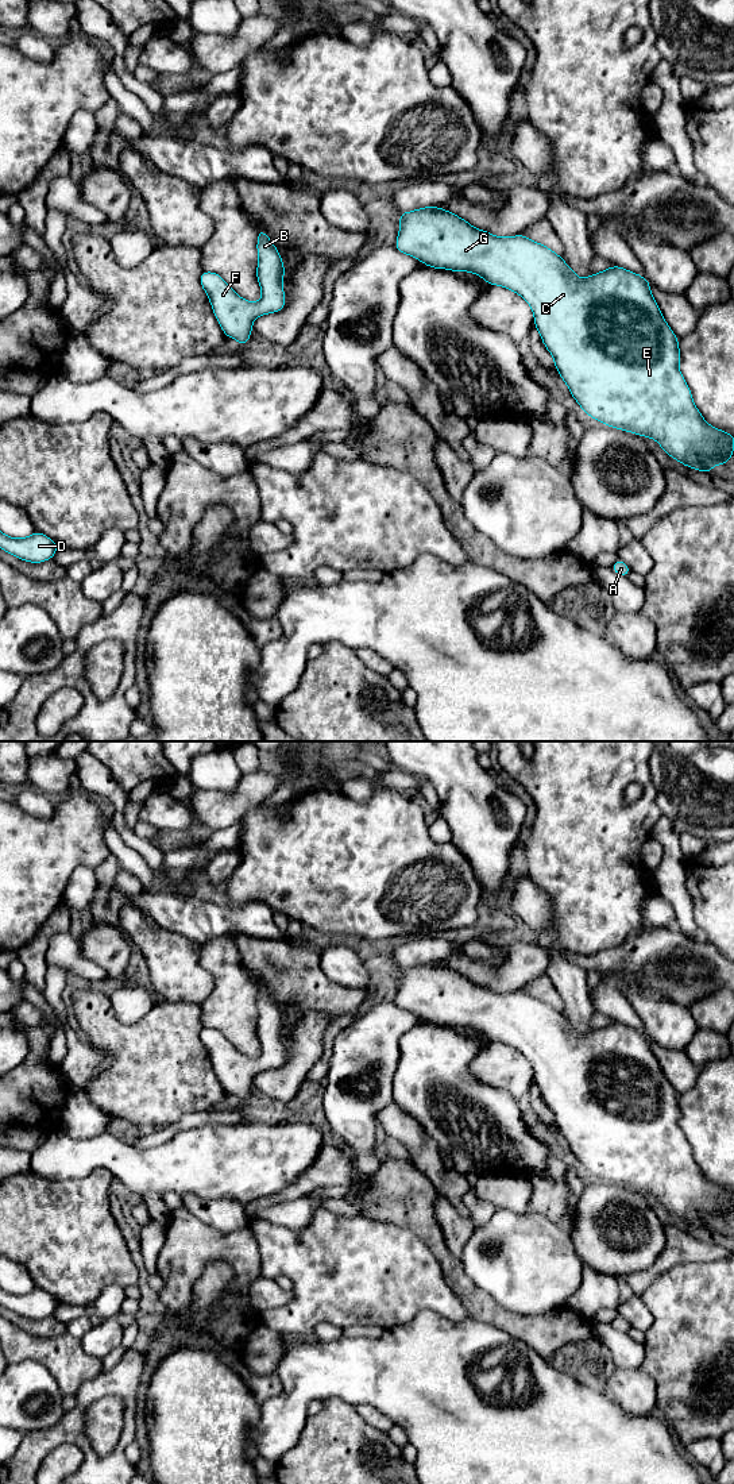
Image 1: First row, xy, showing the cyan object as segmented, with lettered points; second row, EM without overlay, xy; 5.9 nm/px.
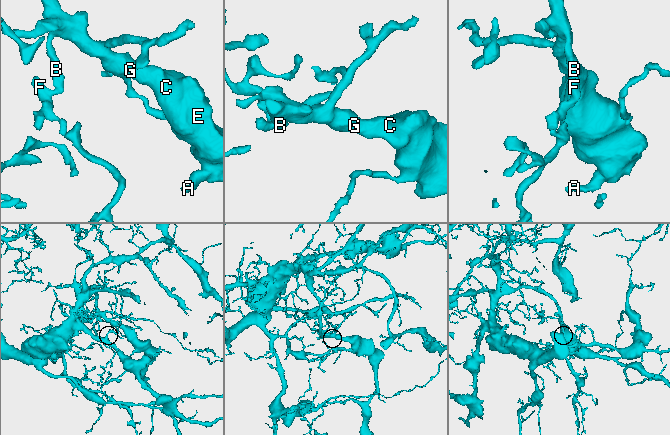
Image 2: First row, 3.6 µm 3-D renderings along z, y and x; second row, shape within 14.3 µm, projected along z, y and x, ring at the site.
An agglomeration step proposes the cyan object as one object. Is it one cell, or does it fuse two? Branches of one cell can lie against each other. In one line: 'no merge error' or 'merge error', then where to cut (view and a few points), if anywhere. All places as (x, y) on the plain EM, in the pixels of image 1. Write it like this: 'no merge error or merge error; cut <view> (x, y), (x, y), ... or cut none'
no merge error; cut none

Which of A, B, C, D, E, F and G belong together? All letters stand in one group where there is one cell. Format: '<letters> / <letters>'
A B C D E F G

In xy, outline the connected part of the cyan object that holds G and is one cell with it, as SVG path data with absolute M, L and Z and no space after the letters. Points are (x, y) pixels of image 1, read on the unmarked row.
M439 963L401 968L399 988L394 1002L432 1025L470 1028L482 1033L488 1041L502 1042L519 1051L533 1067L534 1083L552 1110L557 1129L586 1171L610 1184L654 1195L671 1214L704 1230L733 1214L734 1191L710 1182L698 1167L679 1125L681 1117L679 1095L665 1078L645 1033L621 1022L611 1022L580 1034L563 1013L549 1003L522 990L501 994L478 986L467 976Z

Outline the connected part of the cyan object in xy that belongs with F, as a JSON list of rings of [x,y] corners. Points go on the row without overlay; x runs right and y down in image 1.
[[[262,984],[258,986],[256,1006],[256,1034],[262,1046],[258,1059],[242,1055],[217,1029],[202,1028],[200,1032],[200,1040],[223,1088],[242,1102],[248,1099],[256,1074],[279,1068],[286,1061],[282,1038],[285,1022],[279,1007]]]

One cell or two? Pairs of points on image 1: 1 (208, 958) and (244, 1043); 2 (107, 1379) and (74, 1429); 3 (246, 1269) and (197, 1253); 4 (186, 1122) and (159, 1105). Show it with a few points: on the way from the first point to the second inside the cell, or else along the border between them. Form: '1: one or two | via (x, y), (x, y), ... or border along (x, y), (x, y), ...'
1: one | via (230, 979), (234, 985), (234, 1013), (238, 1021)
2: one | via (95, 1391), (81, 1405), (74, 1417)
3: one | via (234, 1257), (230, 1253), (209, 1253)
4: two | border along (211, 1109), (186, 1113), (174, 1122), (162, 1126)

